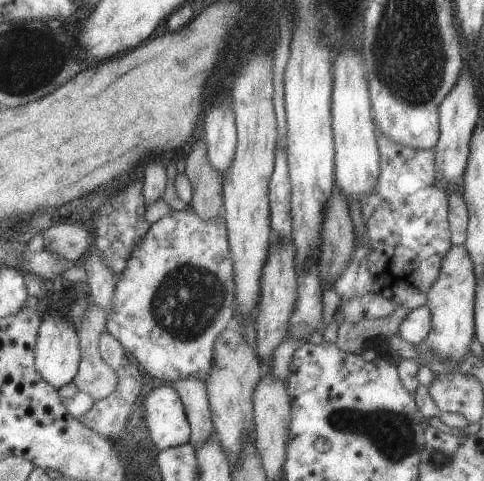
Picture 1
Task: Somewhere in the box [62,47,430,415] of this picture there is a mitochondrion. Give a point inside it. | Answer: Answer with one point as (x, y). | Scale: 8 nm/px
(188, 301)

